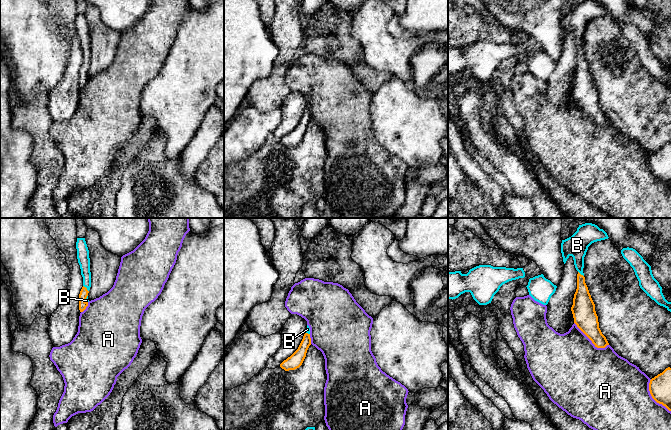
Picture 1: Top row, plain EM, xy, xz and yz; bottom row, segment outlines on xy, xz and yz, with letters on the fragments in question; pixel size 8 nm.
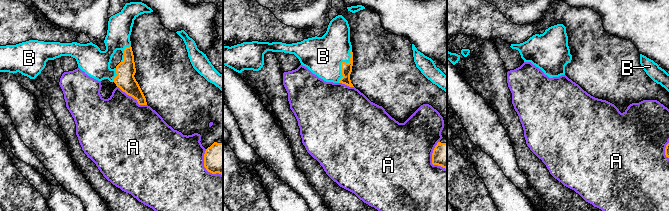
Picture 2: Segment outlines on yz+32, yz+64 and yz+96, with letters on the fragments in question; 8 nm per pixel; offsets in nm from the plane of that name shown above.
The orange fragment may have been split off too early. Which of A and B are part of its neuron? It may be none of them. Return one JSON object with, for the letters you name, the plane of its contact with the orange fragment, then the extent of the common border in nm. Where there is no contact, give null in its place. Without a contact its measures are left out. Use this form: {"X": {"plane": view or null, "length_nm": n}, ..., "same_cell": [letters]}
{"B": {"plane": "xy", "length_nm": 70}, "same_cell": ["B"]}

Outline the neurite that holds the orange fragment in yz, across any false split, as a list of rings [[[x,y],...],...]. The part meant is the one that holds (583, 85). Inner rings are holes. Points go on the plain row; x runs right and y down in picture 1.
[[[582,0],[579,1],[577,7],[571,13],[562,16],[561,19],[564,40],[572,32],[575,44],[578,47],[577,65],[571,83],[574,99],[597,124],[605,124],[609,119],[599,104],[595,80],[585,59],[584,33],[592,19],[608,14],[607,9],[597,1]]]

